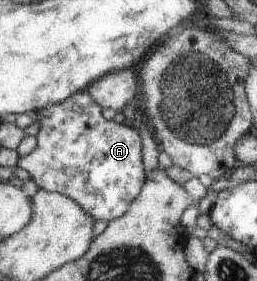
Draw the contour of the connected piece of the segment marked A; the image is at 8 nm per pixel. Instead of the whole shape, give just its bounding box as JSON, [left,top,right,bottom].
[16,89,147,221]

